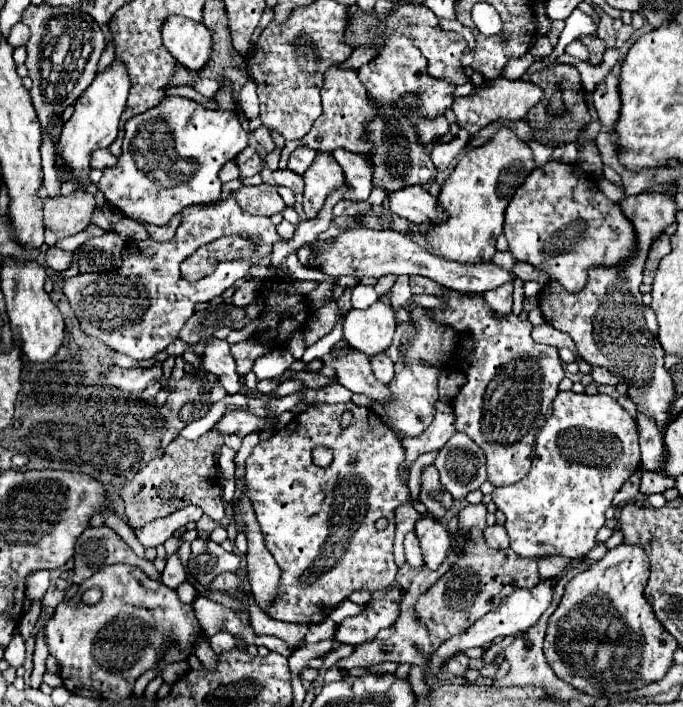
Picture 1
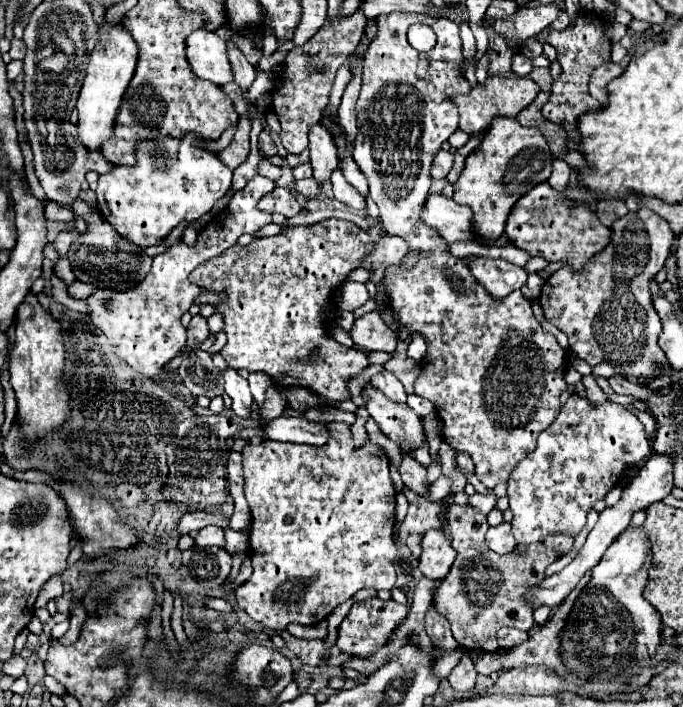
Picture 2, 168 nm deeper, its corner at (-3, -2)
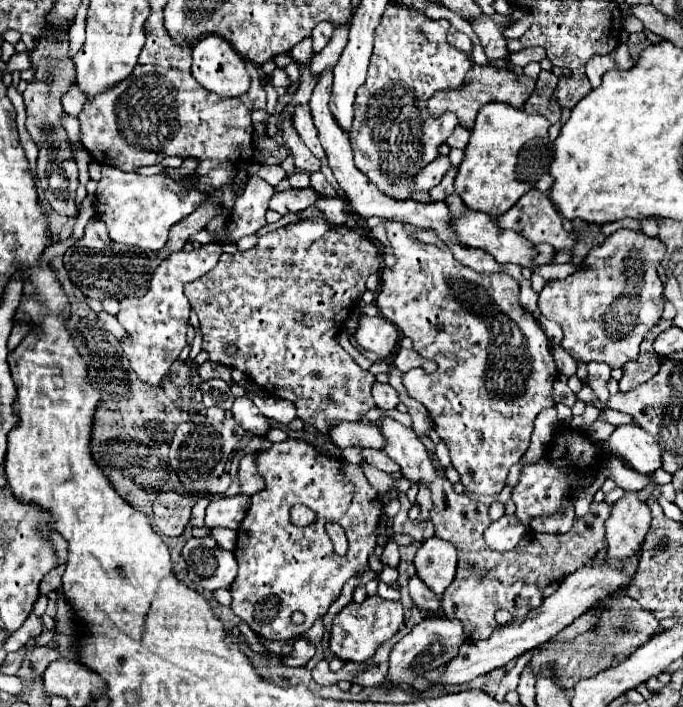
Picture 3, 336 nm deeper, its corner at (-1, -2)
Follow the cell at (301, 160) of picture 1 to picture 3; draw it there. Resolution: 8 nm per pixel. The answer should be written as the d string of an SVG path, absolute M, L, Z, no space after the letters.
M297 170L295 174L291 174L287 180L289 180L291 188L297 188L297 190L309 186L309 174L305 174L305 172L301 172L301 170Z

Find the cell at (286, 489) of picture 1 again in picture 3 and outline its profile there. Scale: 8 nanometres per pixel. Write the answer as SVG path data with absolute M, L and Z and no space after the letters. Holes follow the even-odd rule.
M289 438L285 442L273 444L269 450L257 452L257 466L265 480L265 490L251 498L251 508L237 530L239 536L233 554L239 562L239 576L237 582L233 582L233 586L229 588L233 596L231 610L245 624L249 624L249 628L257 636L265 640L287 642L305 634L317 618L327 614L329 606L339 598L341 588L349 578L365 574L369 570L367 558L369 554L373 554L373 548L377 544L375 528L379 522L379 514L383 512L383 504L377 500L377 492L369 486L367 478L363 476L361 466L331 460L327 456L319 456L319 460L315 460L315 448L303 440ZM295 502L309 506L317 514L317 522L305 528L293 526L289 520L289 508ZM327 522L339 522L339 526L345 530L345 536L351 544L345 556L335 554L331 538L325 532ZM293 612L301 612L305 616L301 626L293 624Z

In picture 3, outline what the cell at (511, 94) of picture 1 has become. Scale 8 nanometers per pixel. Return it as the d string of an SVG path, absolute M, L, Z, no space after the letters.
M473 64L465 76L465 82L463 86L455 88L455 90L439 90L435 92L429 102L427 102L427 110L433 118L439 118L443 112L453 112L459 120L459 124L467 130L473 128L473 122L475 122L475 116L479 112L479 108L483 104L489 104L489 102L505 102L505 104L511 104L515 108L523 108L523 104L527 102L527 98L531 96L531 92L535 90L535 80L525 76L525 74L513 74L511 70L507 68L495 68L495 66L479 66L479 64Z

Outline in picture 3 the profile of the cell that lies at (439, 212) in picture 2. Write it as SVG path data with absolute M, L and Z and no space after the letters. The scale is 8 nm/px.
M469 210L465 216L461 218L453 218L453 228L457 230L457 236L461 238L461 242L465 242L465 246L471 248L479 248L485 250L487 254L491 254L499 264L517 264L521 268L529 268L533 270L535 266L543 266L543 264L553 264L553 258L557 254L557 250L549 244L531 244L527 242L521 234L513 232L513 230L503 230L497 226L497 222L489 216L489 214L479 214Z

